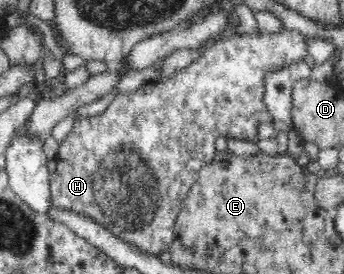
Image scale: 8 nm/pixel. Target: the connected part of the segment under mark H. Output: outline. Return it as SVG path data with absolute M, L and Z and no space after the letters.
M282 29L279 33L242 33L239 35L235 31L228 30L221 36L207 44L205 51L202 52L190 65L183 67L180 71L176 70L173 74L161 78L158 81L146 82L136 87L134 93L118 94L114 101L108 105L108 109L100 116L84 117L77 120L72 125L72 130L64 137L64 141L59 145L59 151L55 158L56 170L50 174L50 190L52 190L53 208L57 211L71 211L79 213L82 217L91 219L98 227L105 229L110 235L122 239L126 244L134 245L147 253L160 256L162 253L171 251L174 243L173 225L181 208L185 205L185 199L188 195L191 185L197 178L200 168L210 165L215 156L214 143L225 137L227 139L254 139L256 135L255 125L258 122L268 120L273 122L262 97L263 75L270 70L278 69L292 60L306 59L307 51L304 46L304 35L297 33L295 30Z

